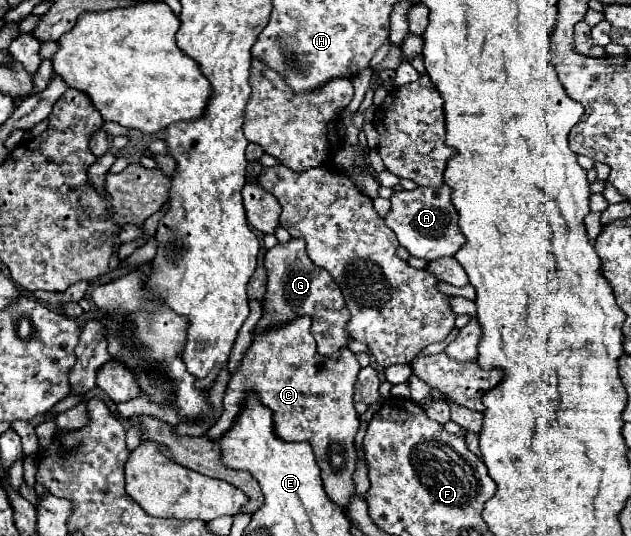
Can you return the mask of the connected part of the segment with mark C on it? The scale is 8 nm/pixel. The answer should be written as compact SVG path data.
M299 318L291 322L291 326L281 326L279 330L269 330L253 338L239 370L227 384L223 398L225 410L205 436L209 440L219 440L227 428L233 426L245 398L255 392L259 402L273 410L273 430L281 440L311 444L329 500L347 512L349 500L355 496L353 472L357 466L357 452L353 448L353 436L359 428L359 414L353 406L353 392L361 368L355 354L347 348L341 350L339 360L317 354L309 328L311 318Z

